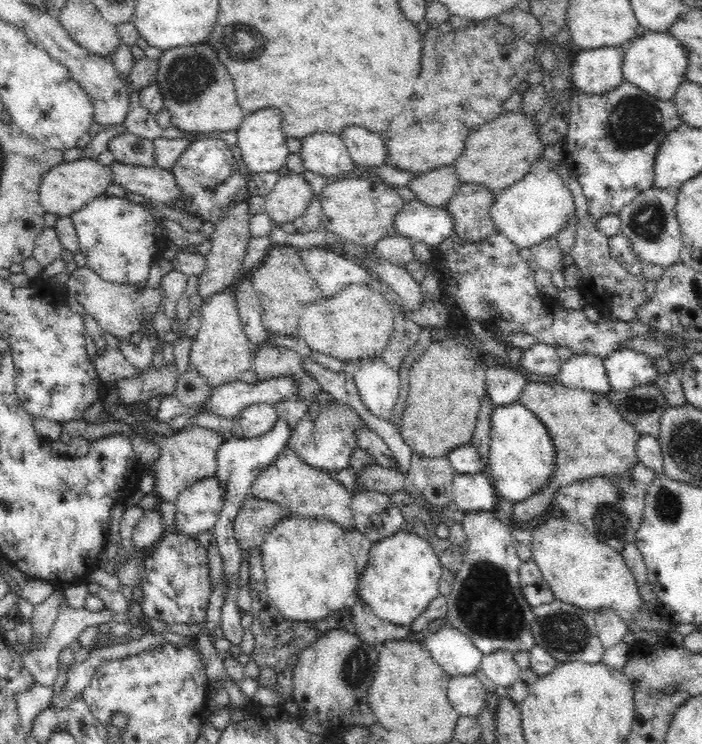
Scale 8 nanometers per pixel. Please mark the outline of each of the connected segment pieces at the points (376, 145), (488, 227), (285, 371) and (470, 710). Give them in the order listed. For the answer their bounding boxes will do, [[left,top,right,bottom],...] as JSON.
[[341,125,385,166],[445,184,498,242],[253,344,322,399],[448,674,488,717]]

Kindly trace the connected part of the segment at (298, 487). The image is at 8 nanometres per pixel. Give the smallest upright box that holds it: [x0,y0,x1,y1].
[250,448,355,531]

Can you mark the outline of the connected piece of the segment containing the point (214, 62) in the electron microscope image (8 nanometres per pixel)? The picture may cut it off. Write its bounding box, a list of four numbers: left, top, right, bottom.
[155,43,246,133]

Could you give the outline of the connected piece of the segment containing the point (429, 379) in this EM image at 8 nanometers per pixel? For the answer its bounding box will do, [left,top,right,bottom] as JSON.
[400,336,486,457]

